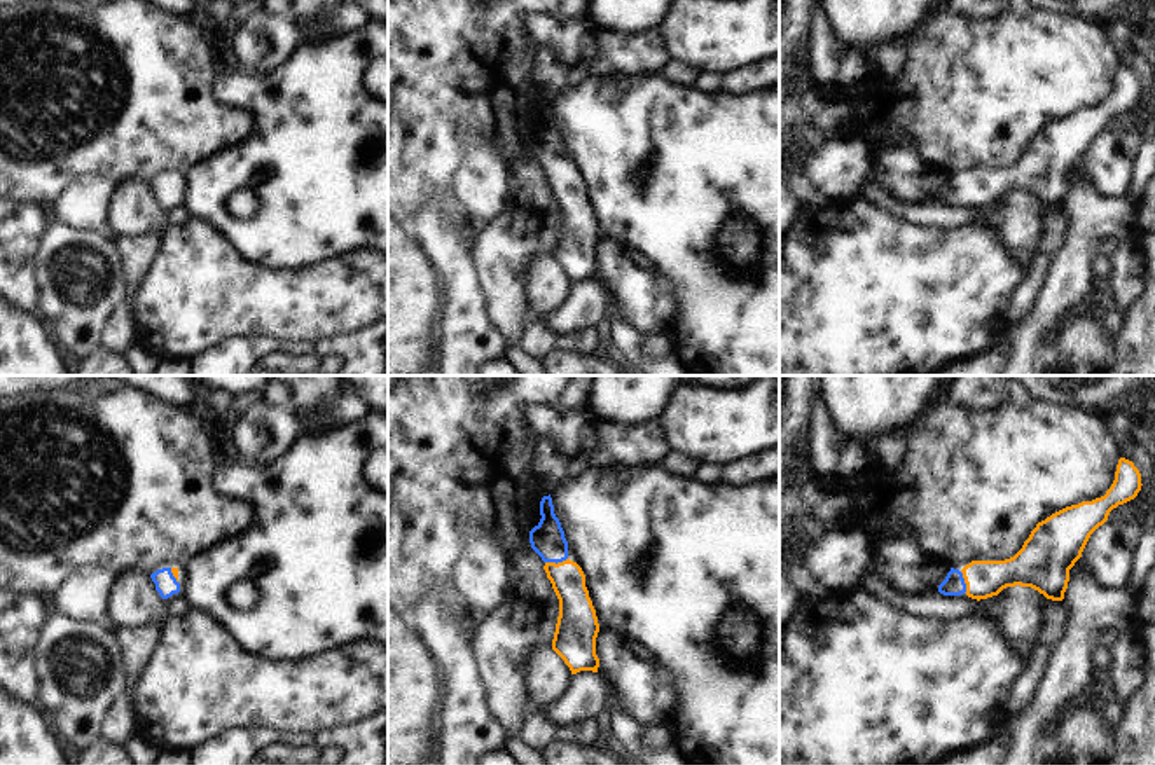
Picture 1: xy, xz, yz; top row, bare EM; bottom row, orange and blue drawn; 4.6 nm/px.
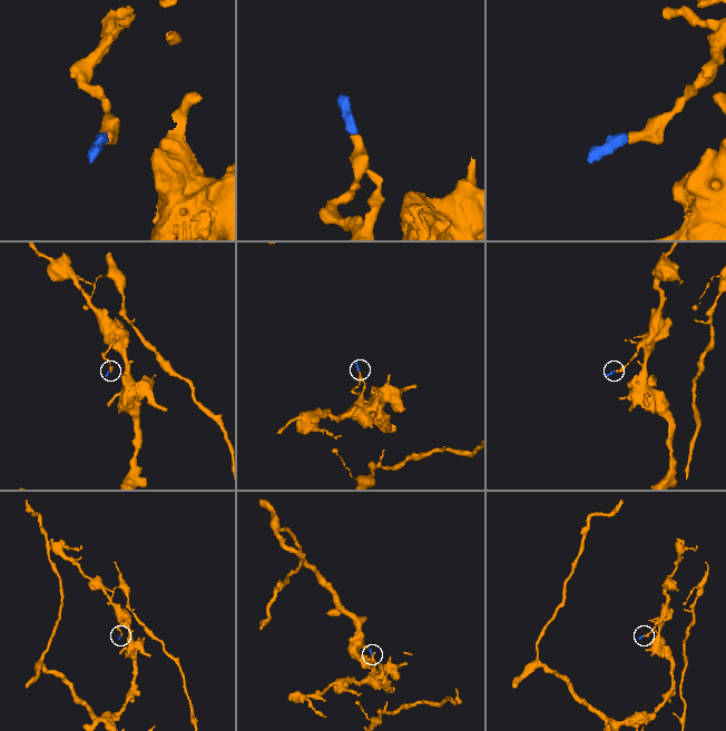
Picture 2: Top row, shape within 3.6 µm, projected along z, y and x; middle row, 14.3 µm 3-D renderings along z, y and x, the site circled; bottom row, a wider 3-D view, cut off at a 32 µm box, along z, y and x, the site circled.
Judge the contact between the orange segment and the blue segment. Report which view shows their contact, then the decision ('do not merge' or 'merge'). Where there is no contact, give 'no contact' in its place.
xz | merge

